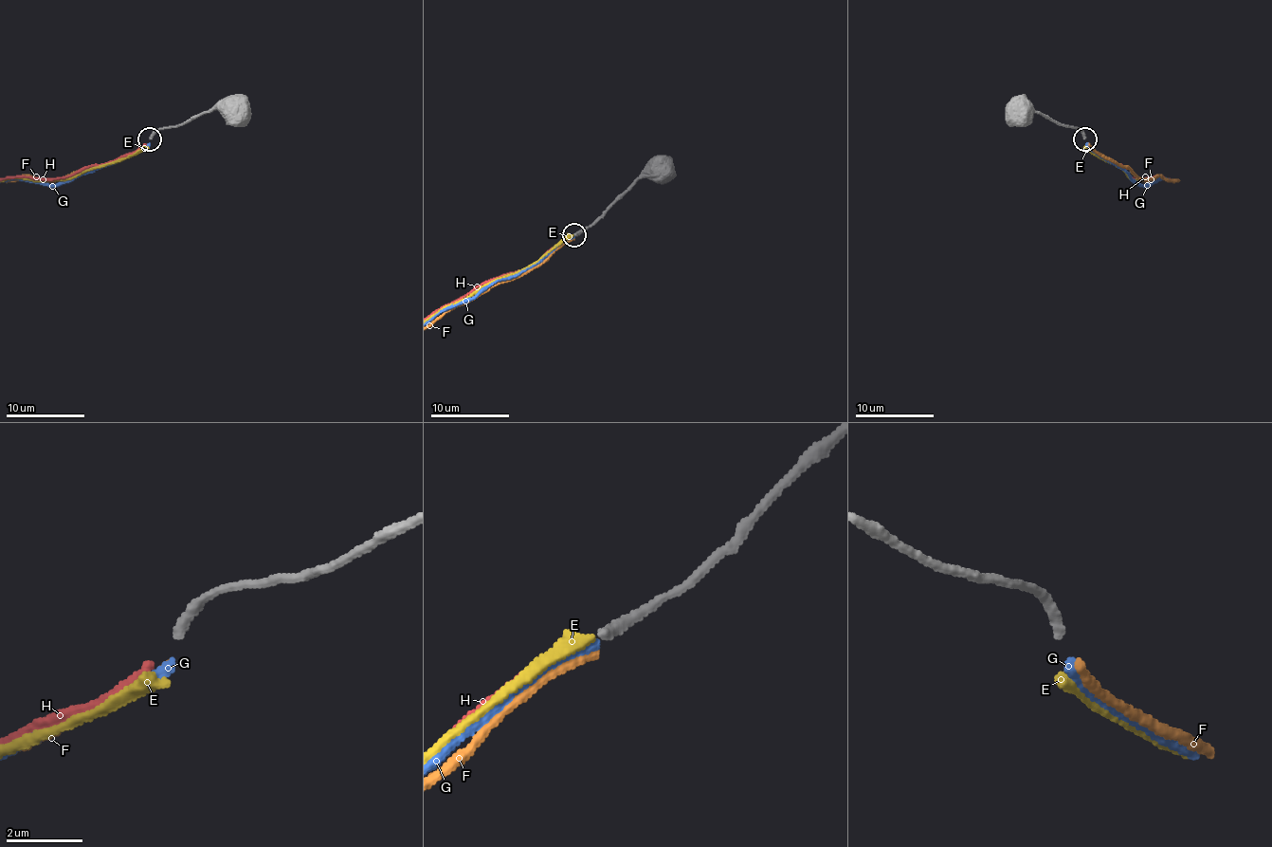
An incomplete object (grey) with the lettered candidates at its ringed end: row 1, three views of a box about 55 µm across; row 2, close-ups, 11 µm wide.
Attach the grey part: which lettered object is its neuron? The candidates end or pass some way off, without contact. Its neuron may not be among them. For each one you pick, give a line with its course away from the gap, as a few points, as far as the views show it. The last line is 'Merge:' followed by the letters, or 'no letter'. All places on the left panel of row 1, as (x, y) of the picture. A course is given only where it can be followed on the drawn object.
Merge: H

